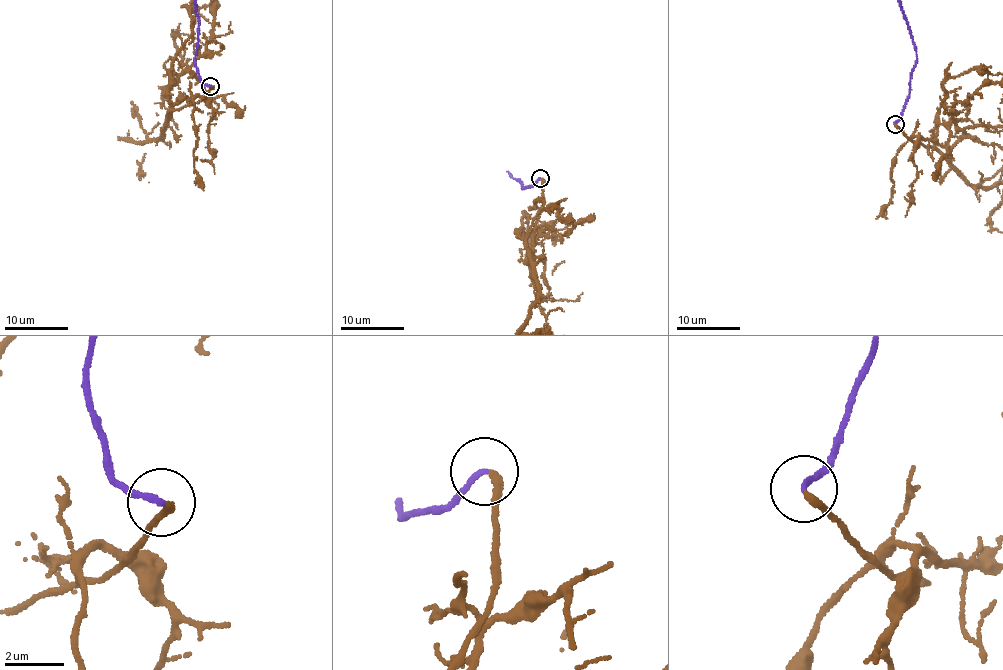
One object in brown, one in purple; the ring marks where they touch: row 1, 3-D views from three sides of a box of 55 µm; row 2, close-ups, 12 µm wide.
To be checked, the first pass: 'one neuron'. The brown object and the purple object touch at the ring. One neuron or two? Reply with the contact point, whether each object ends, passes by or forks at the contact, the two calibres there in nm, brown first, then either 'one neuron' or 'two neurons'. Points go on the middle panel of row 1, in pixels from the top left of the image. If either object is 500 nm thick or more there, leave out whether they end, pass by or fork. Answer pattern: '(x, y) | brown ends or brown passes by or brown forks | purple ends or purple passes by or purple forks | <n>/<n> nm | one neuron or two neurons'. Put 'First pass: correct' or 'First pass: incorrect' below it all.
(540, 178) | brown ends | purple ends | 280/200 nm | one neuron
First pass: correct

